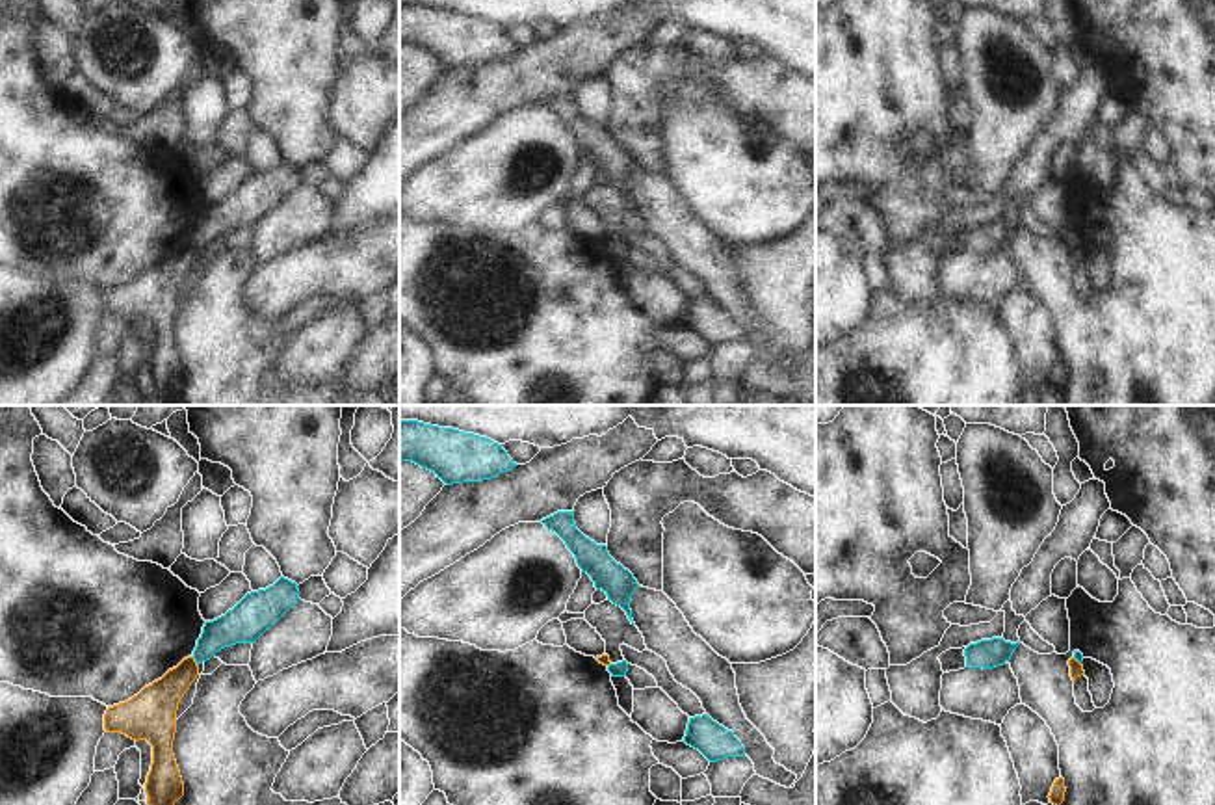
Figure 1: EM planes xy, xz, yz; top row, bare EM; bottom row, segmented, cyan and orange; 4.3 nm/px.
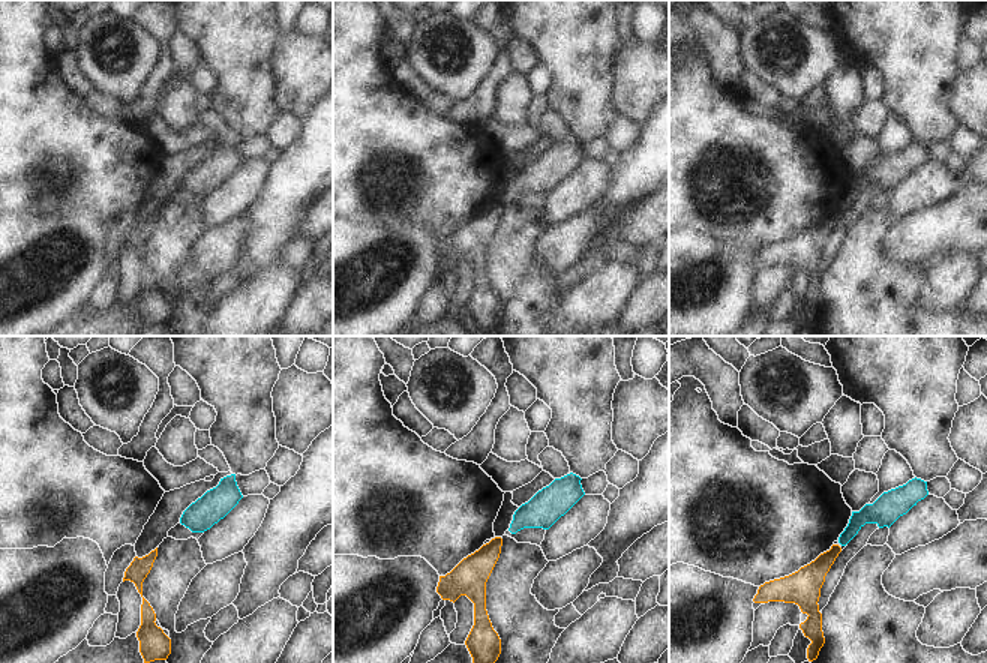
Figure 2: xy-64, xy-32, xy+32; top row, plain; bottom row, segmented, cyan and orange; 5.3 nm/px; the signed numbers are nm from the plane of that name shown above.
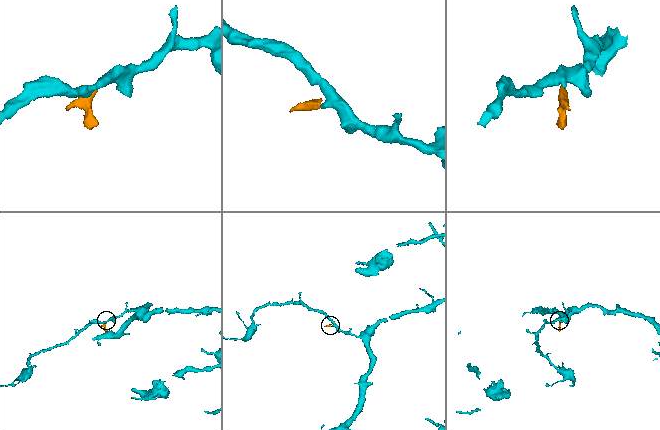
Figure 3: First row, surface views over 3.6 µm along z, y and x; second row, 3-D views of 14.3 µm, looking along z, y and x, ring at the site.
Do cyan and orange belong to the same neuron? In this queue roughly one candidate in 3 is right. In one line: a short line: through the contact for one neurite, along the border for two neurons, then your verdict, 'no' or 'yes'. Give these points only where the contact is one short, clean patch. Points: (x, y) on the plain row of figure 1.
line xy (192, 240), (197, 250); no

